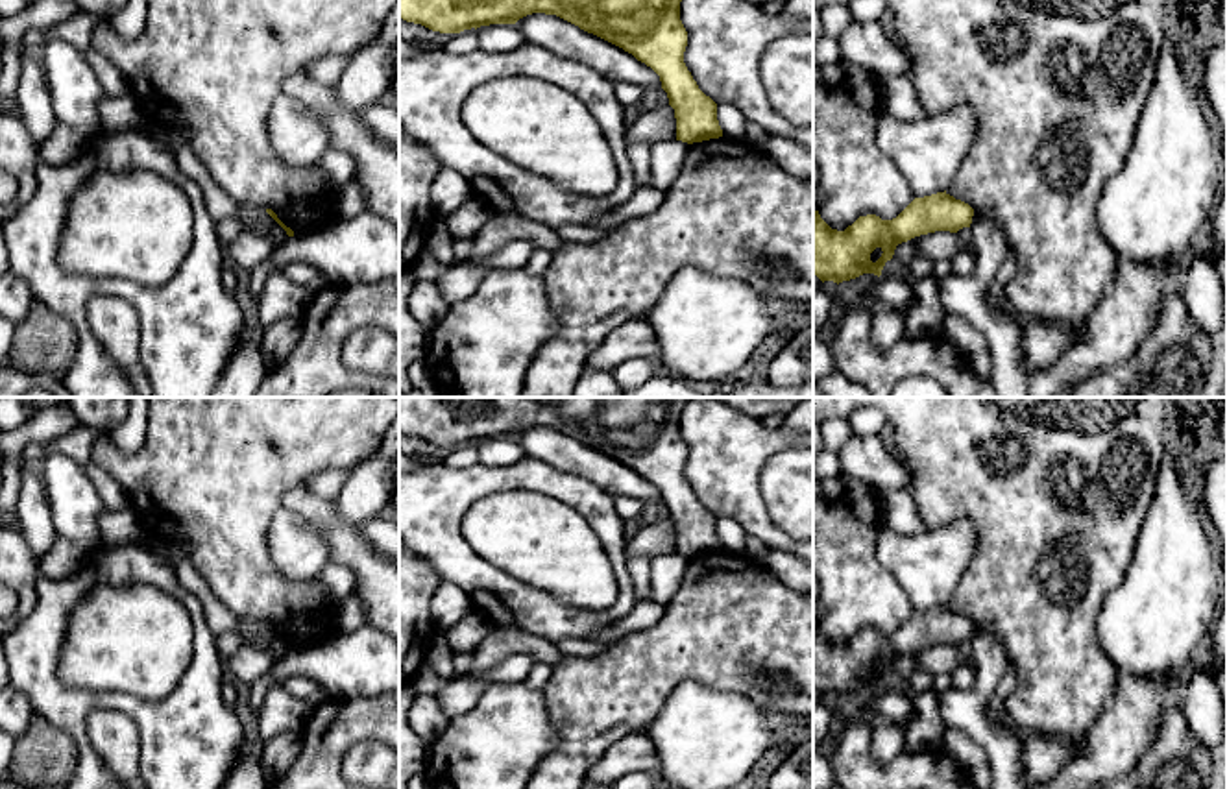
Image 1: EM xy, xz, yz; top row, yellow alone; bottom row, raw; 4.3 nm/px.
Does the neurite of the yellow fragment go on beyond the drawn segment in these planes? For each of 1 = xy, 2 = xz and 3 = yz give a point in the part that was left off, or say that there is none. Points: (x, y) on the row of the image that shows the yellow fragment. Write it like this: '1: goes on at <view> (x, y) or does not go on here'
1: does not go on here
2: does not go on here
3: does not go on here

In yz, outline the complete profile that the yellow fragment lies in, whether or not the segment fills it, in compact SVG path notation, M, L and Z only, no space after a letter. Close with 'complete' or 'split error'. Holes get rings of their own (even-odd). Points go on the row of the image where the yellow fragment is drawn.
M946 190L915 198L896 218L859 216L844 231L832 229L813 212L813 275L843 283L863 273L881 275L898 244L915 237L970 227L974 209Z | complete

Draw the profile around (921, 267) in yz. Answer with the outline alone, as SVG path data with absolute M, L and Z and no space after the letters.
M915 255L911 262L907 264L909 279L915 283L933 275L933 266L935 262L931 259Z

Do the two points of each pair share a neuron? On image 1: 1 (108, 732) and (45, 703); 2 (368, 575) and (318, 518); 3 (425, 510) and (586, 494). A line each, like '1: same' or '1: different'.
1: different
2: same
3: same

